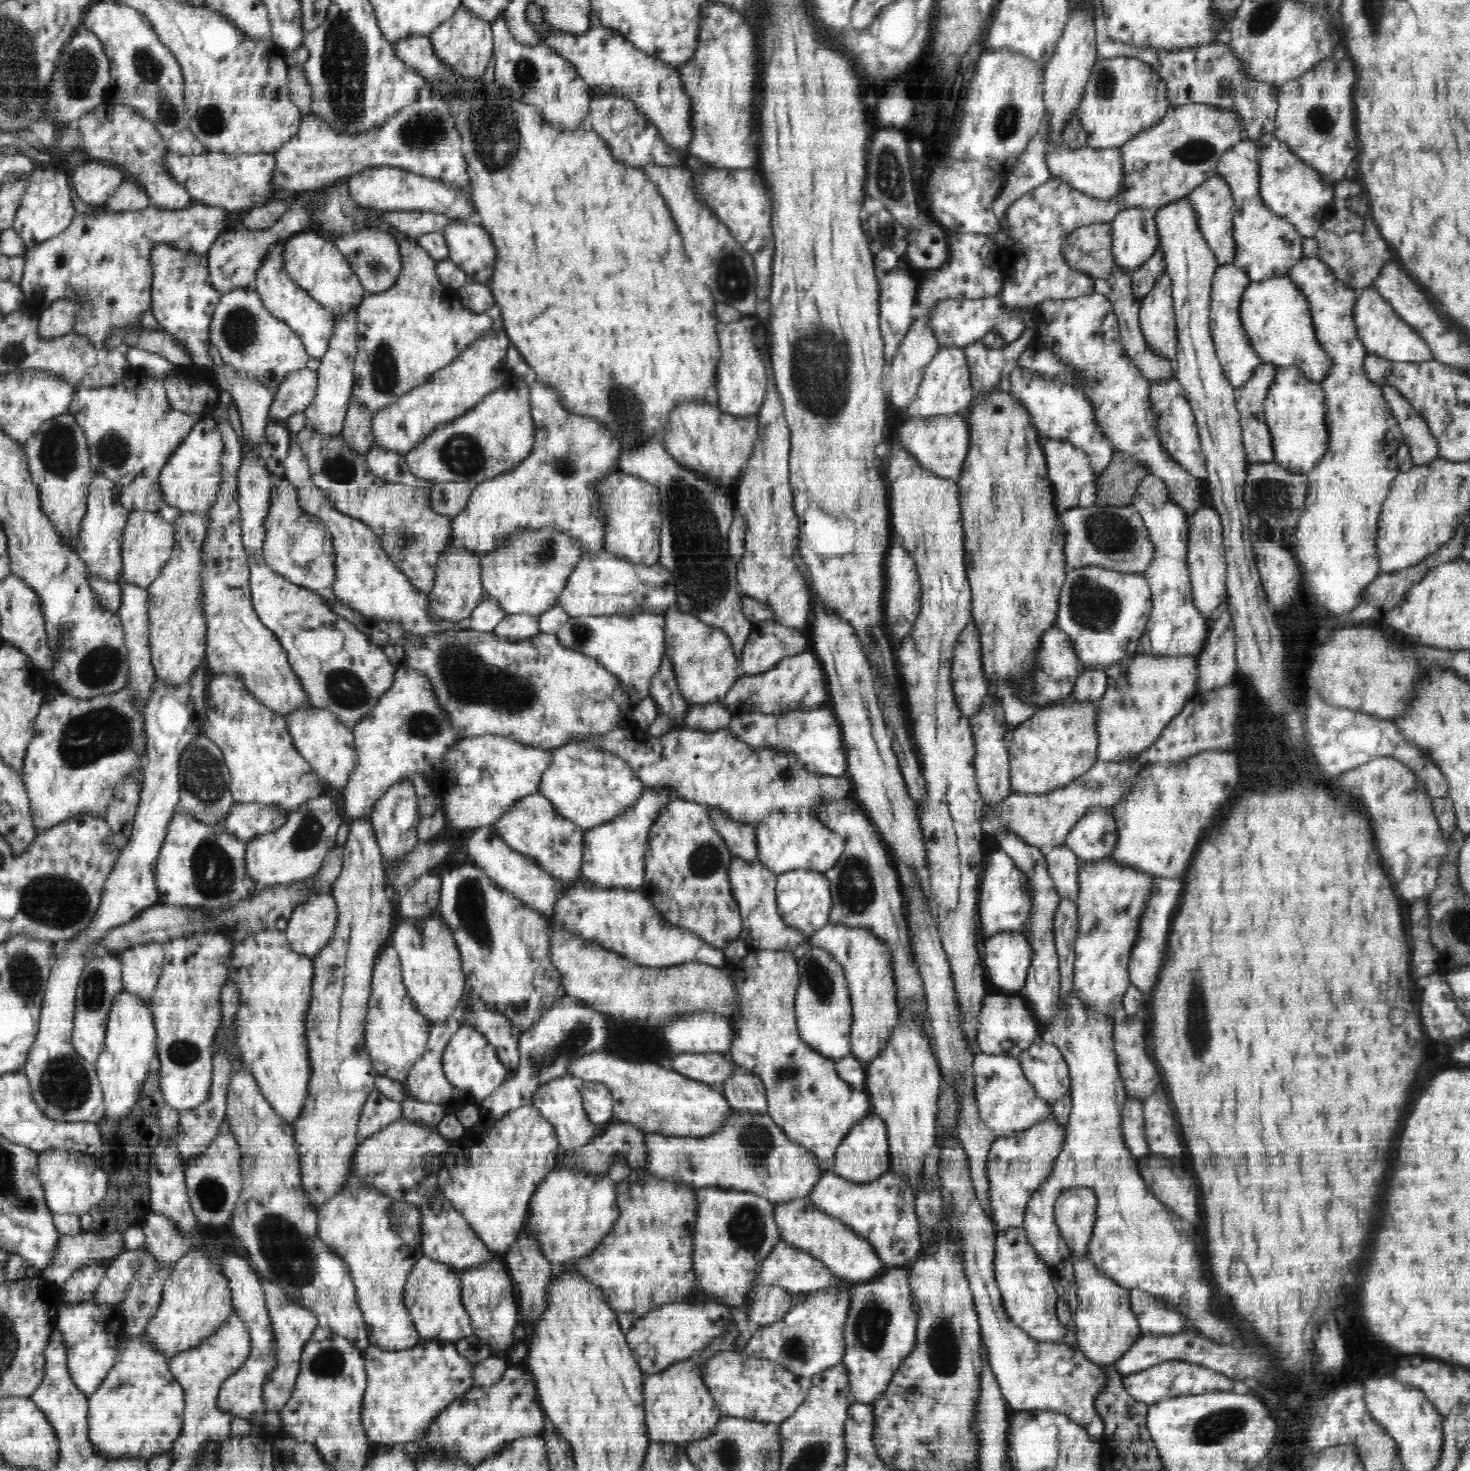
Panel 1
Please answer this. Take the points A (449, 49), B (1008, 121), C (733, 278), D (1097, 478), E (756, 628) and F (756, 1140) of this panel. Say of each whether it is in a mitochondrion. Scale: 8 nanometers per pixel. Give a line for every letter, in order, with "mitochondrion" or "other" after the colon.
A: other
B: mitochondrion
C: mitochondrion
D: other
E: other
F: mitochondrion

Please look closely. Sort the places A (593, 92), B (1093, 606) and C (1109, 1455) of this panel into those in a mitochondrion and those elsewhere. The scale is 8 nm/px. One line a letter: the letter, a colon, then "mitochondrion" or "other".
A: other
B: mitochondrion
C: other

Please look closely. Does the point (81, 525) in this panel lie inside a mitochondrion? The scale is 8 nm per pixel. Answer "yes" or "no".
no

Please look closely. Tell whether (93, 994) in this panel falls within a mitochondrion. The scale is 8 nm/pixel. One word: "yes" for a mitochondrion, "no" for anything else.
yes

